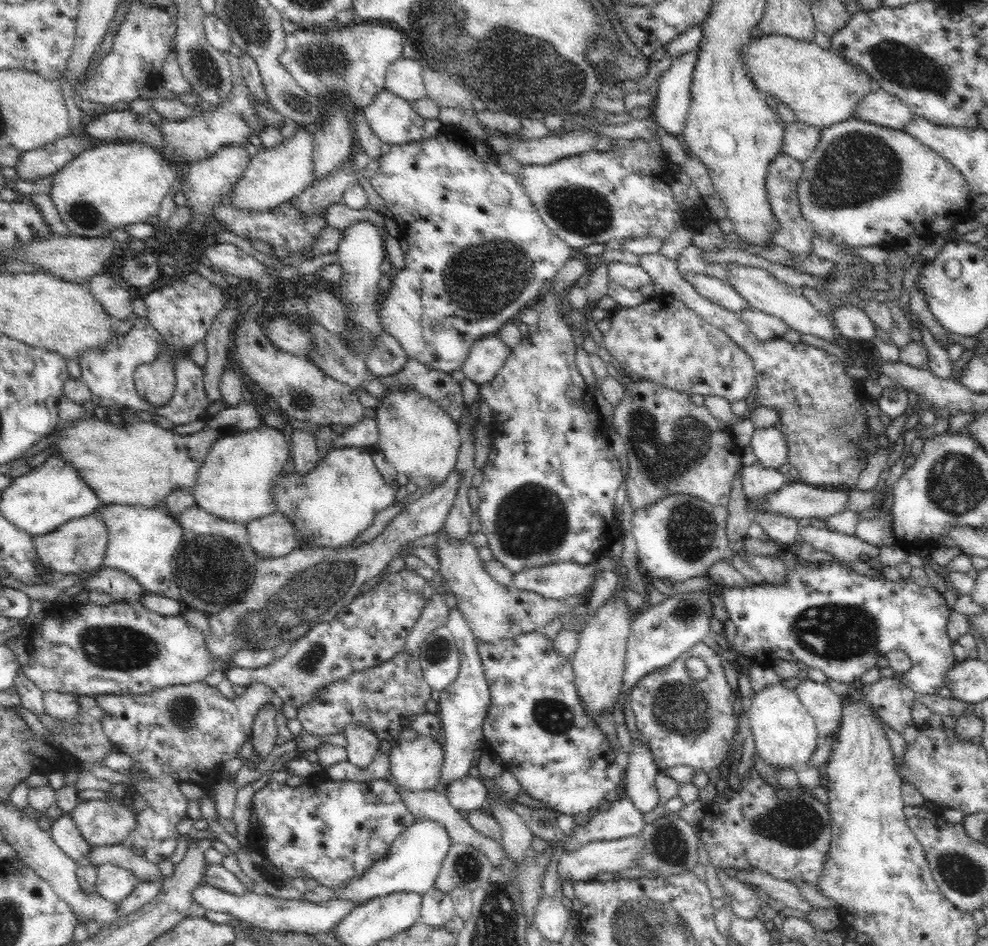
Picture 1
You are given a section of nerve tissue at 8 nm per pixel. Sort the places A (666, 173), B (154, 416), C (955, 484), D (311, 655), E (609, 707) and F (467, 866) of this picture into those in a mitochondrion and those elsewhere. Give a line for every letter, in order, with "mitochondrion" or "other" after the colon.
A: other
B: other
C: mitochondrion
D: mitochondrion
E: other
F: mitochondrion

